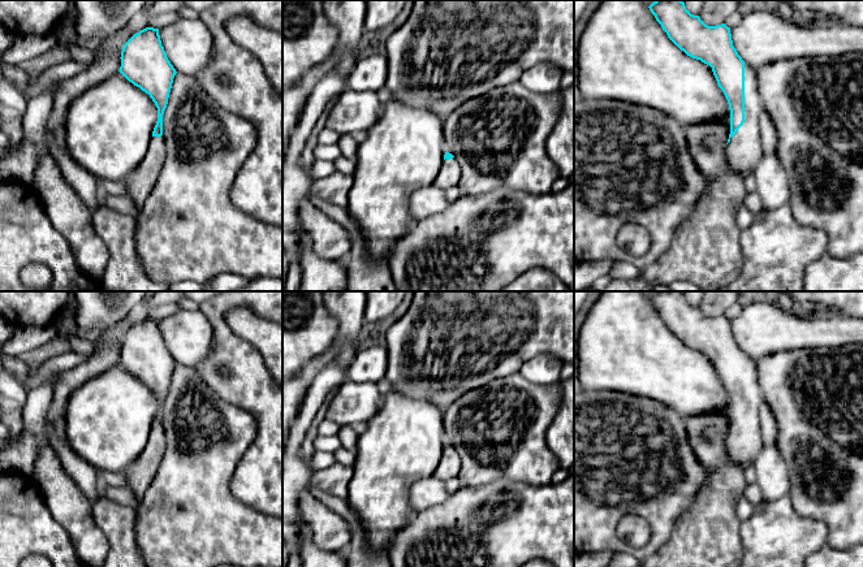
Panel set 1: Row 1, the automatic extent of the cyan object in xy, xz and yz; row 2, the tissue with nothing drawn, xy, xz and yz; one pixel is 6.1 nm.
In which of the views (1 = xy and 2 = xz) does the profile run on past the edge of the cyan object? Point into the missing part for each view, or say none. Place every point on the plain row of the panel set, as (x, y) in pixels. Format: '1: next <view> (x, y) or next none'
1: next xy (141, 472)
2: next xz (449, 464)

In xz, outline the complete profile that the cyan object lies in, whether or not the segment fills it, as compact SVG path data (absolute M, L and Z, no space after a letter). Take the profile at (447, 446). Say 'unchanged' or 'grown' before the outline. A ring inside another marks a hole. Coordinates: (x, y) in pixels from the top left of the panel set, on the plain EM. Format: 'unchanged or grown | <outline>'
grown | M446 442L433 476L443 481L450 480L458 476L461 466L462 460L458 453Z

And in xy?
grown | M146 319L122 338L120 364L150 386L158 399L158 412L142 453L126 468L128 488L142 499L152 482L167 449L163 406L168 395L176 360L161 337L159 320Z

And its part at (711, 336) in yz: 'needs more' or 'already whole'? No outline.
needs more

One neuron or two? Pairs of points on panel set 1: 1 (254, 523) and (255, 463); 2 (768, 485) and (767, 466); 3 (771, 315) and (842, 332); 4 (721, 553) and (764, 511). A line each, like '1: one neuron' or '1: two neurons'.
1: two neurons
2: one neuron
3: one neuron
4: two neurons

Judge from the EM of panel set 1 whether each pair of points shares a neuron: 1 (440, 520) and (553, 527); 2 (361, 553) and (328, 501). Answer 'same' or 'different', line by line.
1: same
2: same

